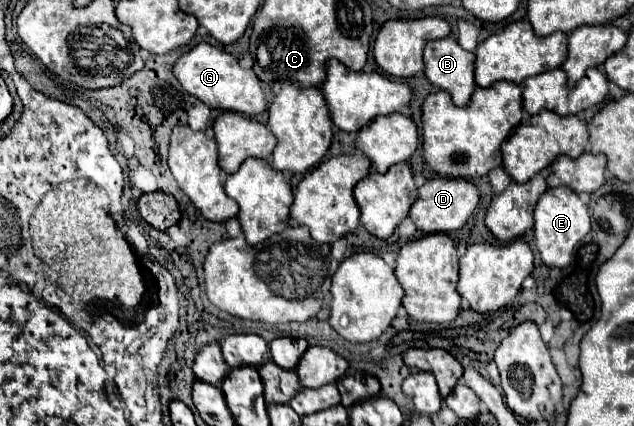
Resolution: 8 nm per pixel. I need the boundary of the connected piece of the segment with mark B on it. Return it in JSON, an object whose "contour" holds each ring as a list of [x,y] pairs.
{"contour":[[[453,36],[427,42],[425,46],[427,78],[447,90],[455,106],[467,106],[475,90],[475,54],[463,50]]]}

